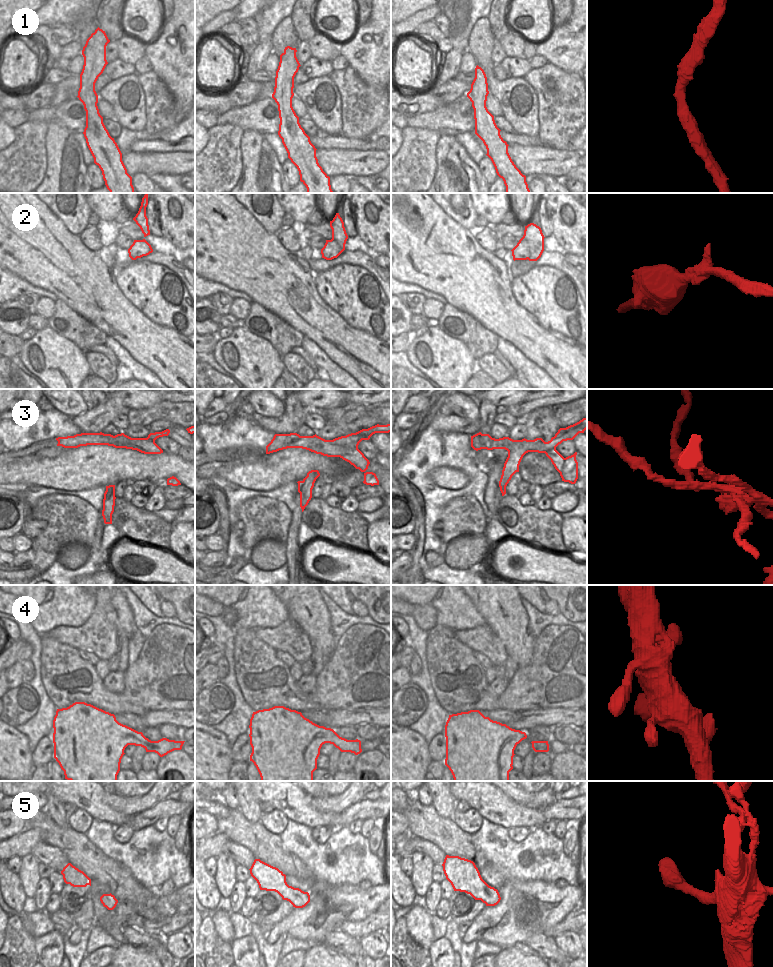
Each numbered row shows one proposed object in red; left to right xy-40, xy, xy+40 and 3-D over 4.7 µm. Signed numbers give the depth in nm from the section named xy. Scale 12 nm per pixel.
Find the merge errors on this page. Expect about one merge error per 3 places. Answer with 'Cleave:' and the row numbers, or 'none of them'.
Cleave: 3.

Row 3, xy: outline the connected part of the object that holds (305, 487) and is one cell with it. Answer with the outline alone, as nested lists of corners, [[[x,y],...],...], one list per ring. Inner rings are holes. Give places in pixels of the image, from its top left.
[[[320,473],[311,476],[310,478],[305,477],[302,481],[298,481],[298,492],[300,493],[300,507],[302,512],[308,505],[312,498],[312,489],[316,479],[320,476]]]

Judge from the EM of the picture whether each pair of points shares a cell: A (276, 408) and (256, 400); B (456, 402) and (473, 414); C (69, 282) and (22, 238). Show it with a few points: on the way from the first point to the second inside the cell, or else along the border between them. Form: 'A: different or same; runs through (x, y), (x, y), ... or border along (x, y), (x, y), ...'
A: same; runs through (271, 406), (261, 400)
B: same; runs through (460, 404), (469, 410)
C: same; runs through (57, 270), (34, 249)

